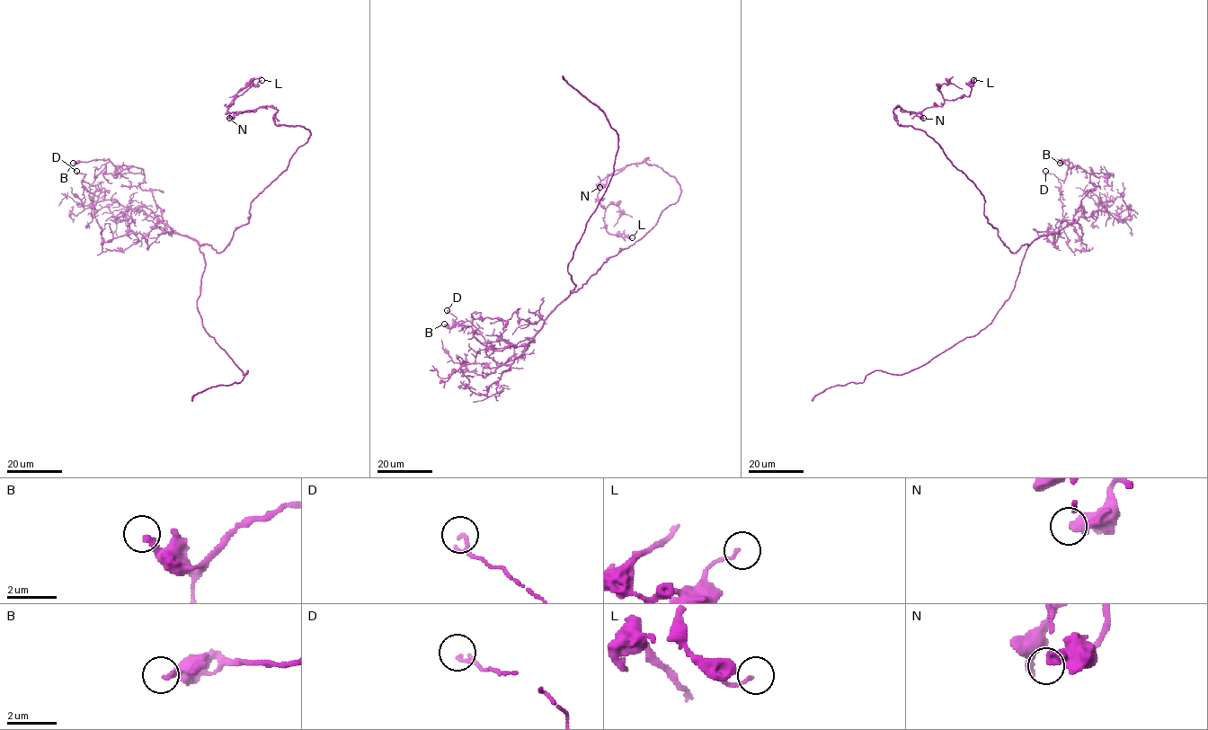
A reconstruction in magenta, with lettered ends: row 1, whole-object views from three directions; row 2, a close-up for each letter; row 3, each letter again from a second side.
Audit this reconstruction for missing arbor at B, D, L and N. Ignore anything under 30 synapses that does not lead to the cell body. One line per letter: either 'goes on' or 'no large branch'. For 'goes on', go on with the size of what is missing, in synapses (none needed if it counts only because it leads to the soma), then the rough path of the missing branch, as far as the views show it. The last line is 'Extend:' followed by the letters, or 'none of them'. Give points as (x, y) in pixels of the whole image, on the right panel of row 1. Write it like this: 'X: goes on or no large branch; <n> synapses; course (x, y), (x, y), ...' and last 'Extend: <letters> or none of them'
B: no large branch
D: no large branch
L: no large branch
N: no large branch
Extend: none of them

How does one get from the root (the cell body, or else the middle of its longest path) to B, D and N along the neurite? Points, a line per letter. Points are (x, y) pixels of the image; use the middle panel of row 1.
B: (601, 266), (549, 314), (512, 360), (510, 344), (485, 342), (469, 321), (450, 327), (444, 324)
D: (601, 266), (521, 346), (492, 350), (473, 335), (470, 325), (453, 325), (457, 317), (447, 310)
N: (601, 266), (643, 236), (681, 189), (648, 158), (608, 174), (599, 187)

